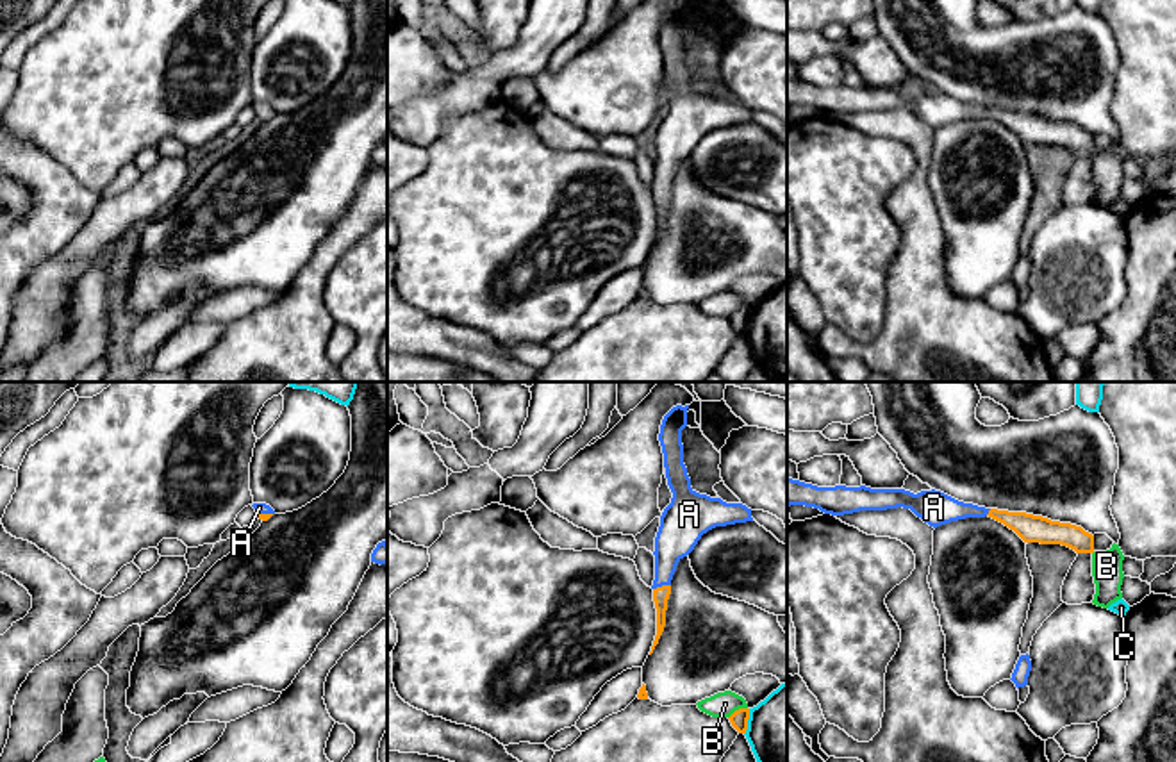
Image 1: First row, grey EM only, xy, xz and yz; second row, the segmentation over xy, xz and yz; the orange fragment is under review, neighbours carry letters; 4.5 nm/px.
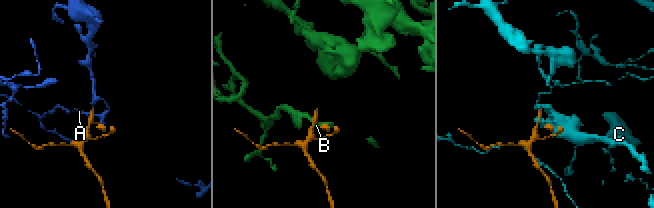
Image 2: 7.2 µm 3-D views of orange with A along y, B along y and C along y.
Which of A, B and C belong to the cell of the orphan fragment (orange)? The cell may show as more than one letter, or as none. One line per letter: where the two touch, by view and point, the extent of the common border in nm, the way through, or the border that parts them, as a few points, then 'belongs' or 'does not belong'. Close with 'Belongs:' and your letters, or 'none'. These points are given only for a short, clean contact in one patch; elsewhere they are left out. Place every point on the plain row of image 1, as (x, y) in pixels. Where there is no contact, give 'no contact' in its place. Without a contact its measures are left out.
A: xz (662, 186) | 80 nm | across xz (661, 195), (662, 186), (668, 150), (679, 134) | belongs
B: xz (739, 309) | 100 nm | does not belong
C: xz (746, 322) | 120 nm | does not belong
Belongs: A

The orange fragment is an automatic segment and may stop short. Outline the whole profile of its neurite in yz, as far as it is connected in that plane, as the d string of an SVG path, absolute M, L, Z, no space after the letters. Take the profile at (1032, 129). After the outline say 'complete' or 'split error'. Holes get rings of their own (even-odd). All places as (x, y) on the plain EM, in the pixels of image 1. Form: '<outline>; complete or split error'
M787 79L787 107L791 105L814 107L832 116L903 107L933 128L965 118L989 116L1014 130L1024 143L1062 145L1076 153L1094 153L1094 136L1081 127L1026 112L964 104L935 89L914 95L905 89L871 89L865 86L817 87Z; split error

